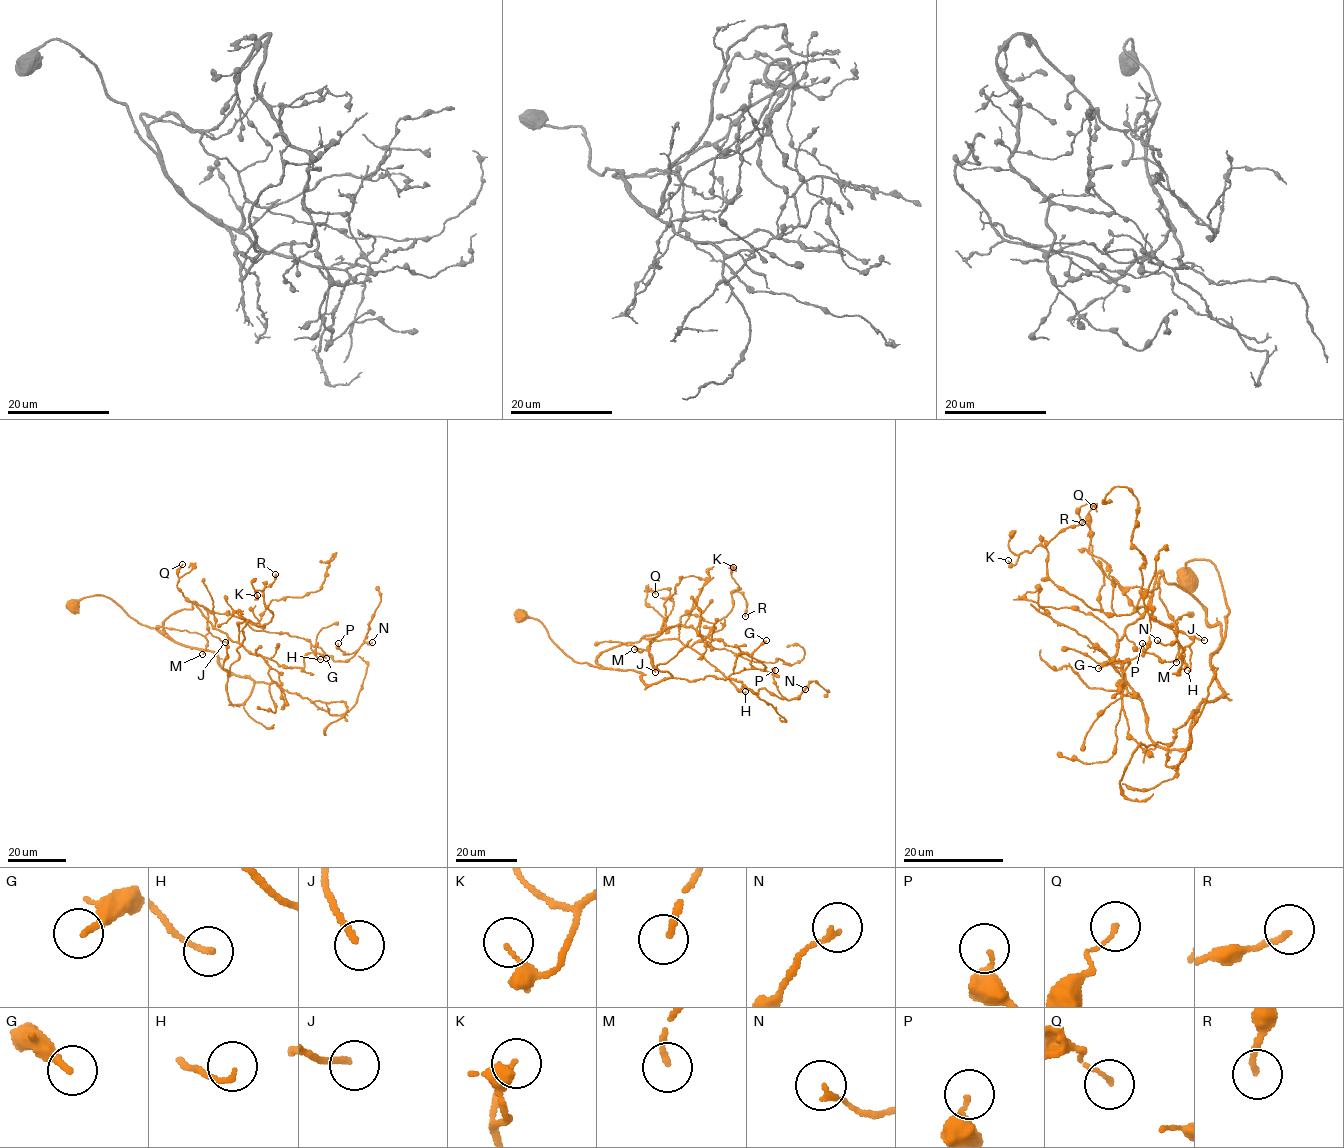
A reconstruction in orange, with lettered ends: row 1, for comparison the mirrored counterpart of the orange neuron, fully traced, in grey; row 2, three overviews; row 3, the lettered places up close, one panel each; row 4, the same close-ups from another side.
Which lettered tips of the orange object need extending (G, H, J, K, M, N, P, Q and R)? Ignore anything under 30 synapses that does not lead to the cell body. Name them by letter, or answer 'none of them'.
M

